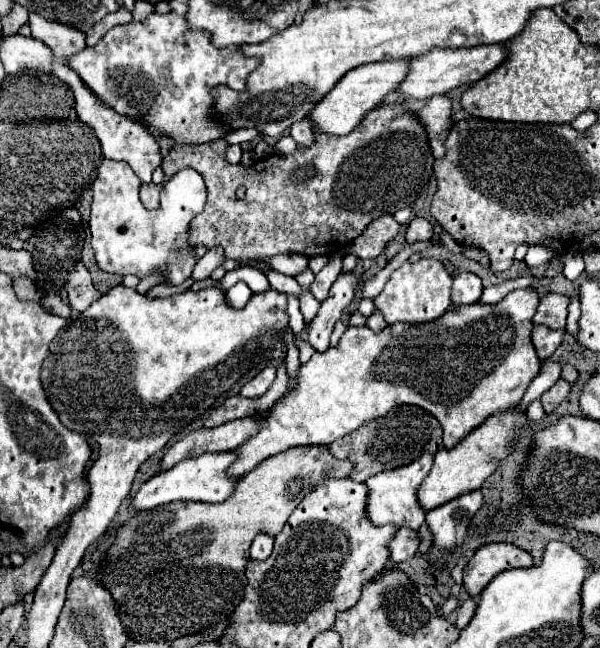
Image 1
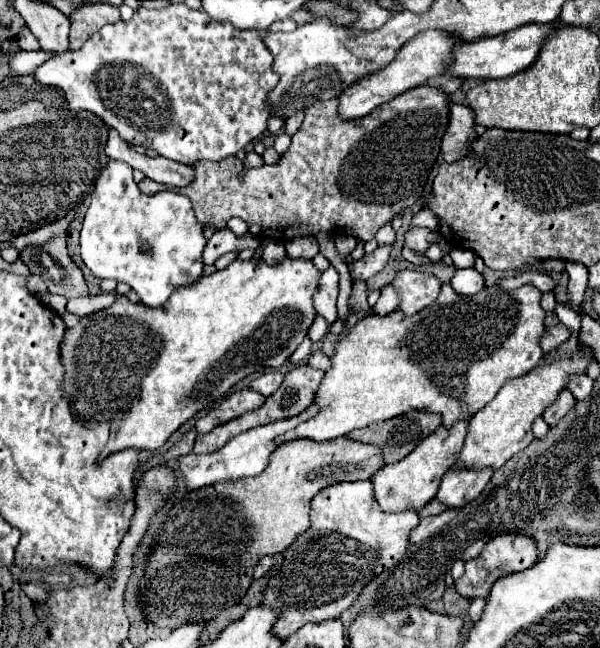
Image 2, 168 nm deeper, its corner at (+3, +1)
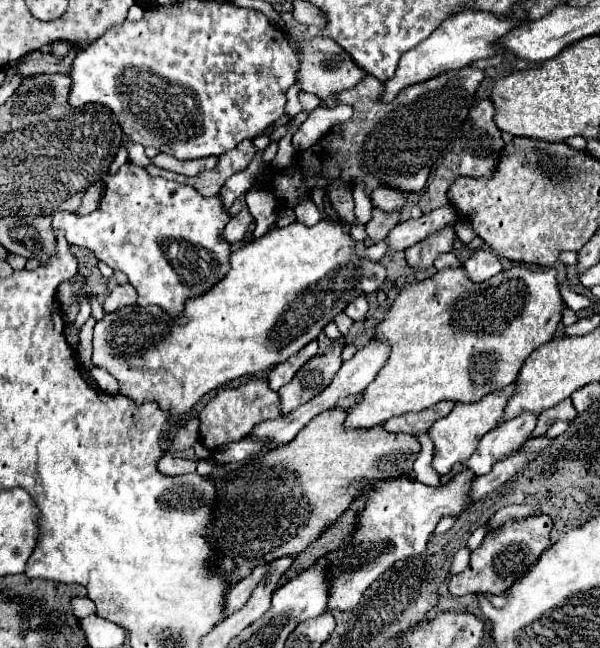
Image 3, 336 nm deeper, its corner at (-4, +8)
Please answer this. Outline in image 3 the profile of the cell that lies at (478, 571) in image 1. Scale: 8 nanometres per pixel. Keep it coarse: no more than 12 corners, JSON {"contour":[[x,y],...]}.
{"contour":[[547,514],[509,518],[449,582],[503,594],[549,546]]}

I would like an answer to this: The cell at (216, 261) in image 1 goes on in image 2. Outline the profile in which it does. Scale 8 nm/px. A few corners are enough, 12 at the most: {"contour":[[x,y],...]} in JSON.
{"contour":[[230,229],[216,231],[208,241],[204,265],[230,251],[256,249],[260,241],[252,235],[236,237]]}

